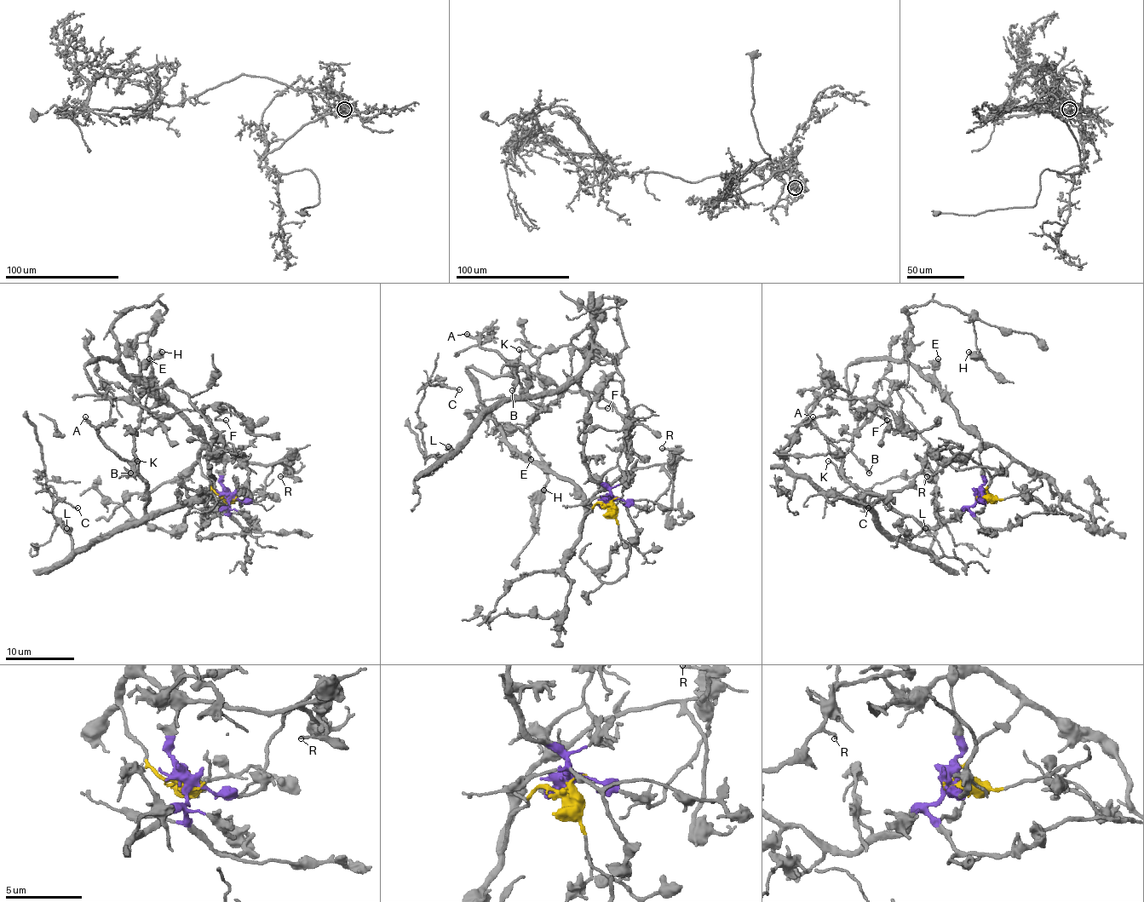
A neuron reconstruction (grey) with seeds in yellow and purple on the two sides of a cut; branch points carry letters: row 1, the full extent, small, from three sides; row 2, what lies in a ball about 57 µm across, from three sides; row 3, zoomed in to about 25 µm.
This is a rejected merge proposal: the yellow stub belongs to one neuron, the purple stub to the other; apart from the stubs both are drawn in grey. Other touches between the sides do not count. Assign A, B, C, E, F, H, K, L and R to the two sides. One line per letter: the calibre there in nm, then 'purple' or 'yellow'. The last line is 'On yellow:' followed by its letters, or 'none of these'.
A: calibre 300 nm; purple
B: calibre 180 nm; purple
C: calibre 120 nm; purple
E: calibre 550 nm; yellow
F: calibre 160 nm; yellow
H: calibre 440 nm; yellow
K: calibre 140 nm; purple
L: calibre 600 nm; purple
R: calibre 180 nm; purple
On yellow: E, F, H

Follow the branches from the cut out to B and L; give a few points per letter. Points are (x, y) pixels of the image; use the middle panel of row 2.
B: (612, 501), (583, 456), (589, 399), (580, 387), (568, 382), (530, 394), (528, 371), (516, 363), (511, 391)
L: (612, 501), (612, 494), (592, 479), (583, 456), (589, 399), (575, 382), (499, 403), (452, 455), (447, 445)

